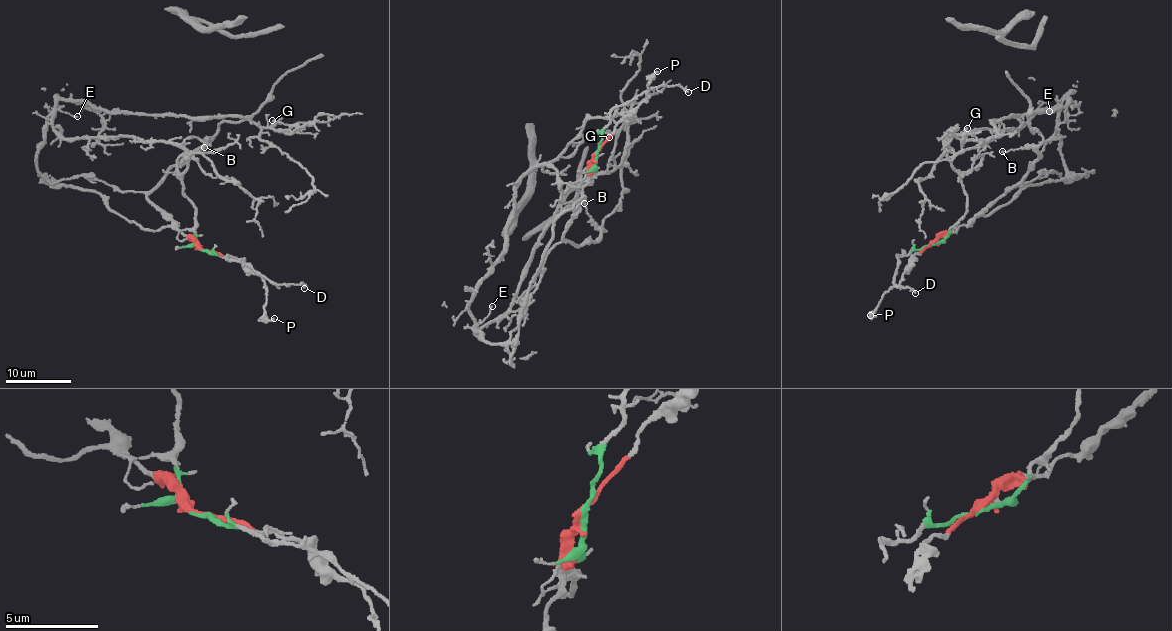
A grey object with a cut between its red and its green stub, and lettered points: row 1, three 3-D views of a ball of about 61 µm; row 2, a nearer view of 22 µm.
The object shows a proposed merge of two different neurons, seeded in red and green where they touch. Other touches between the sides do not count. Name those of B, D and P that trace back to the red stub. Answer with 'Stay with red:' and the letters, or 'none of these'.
Stay with red: B, P

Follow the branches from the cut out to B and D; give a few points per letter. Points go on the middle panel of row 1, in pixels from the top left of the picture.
B: (596, 153), (578, 213), (563, 238), (578, 246), (598, 241), (601, 230), (584, 203)
D: (596, 153), (601, 129), (609, 123), (609, 113), (613, 107), (655, 87), (680, 85), (689, 92)

